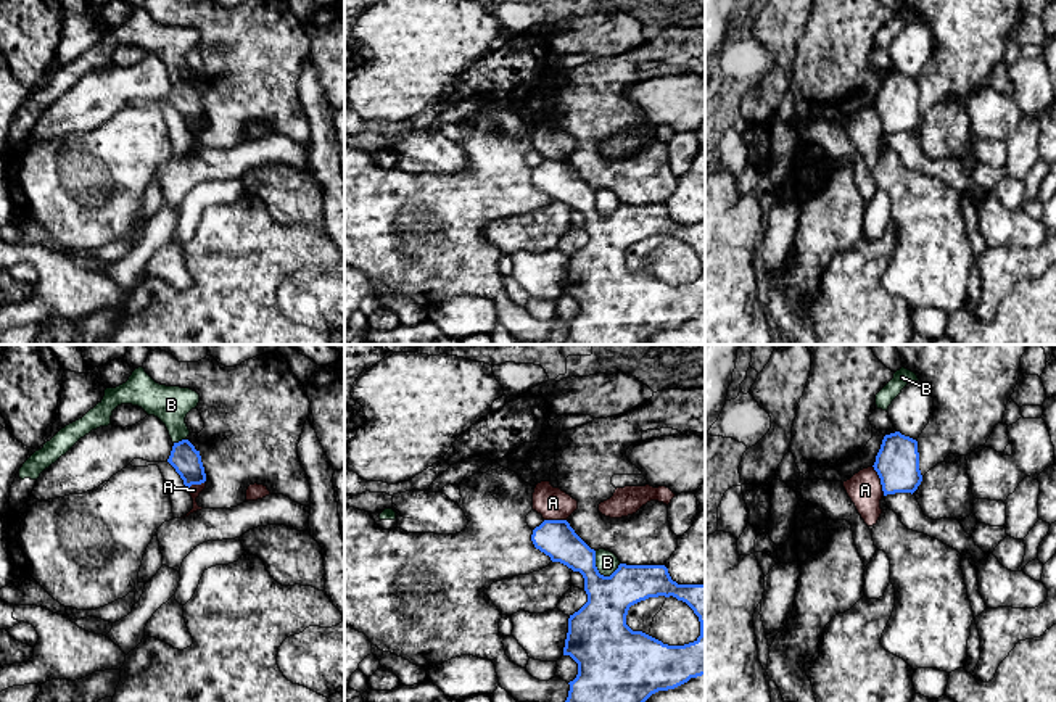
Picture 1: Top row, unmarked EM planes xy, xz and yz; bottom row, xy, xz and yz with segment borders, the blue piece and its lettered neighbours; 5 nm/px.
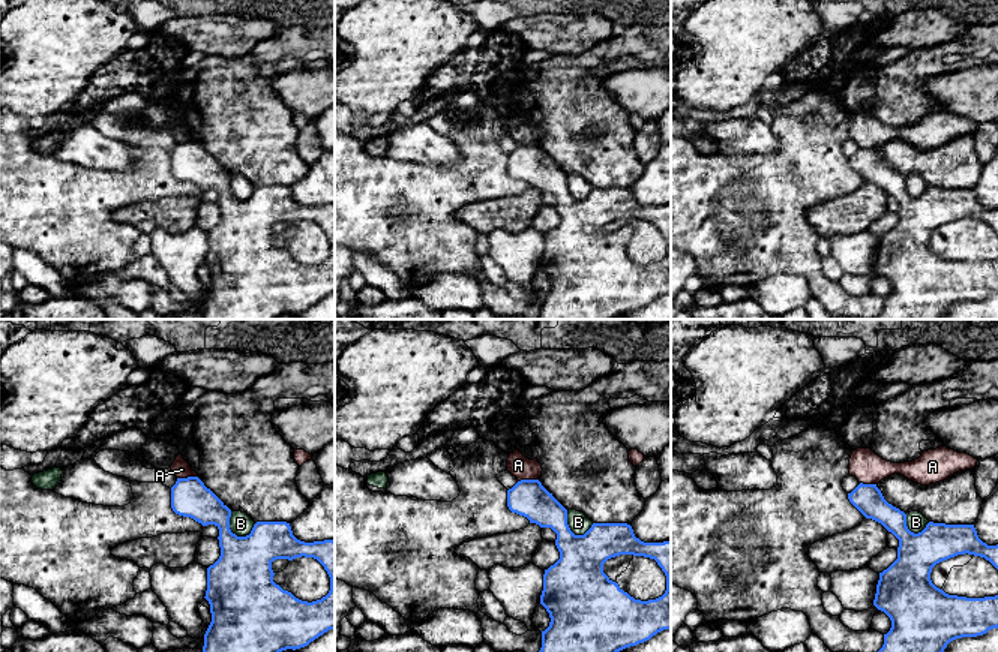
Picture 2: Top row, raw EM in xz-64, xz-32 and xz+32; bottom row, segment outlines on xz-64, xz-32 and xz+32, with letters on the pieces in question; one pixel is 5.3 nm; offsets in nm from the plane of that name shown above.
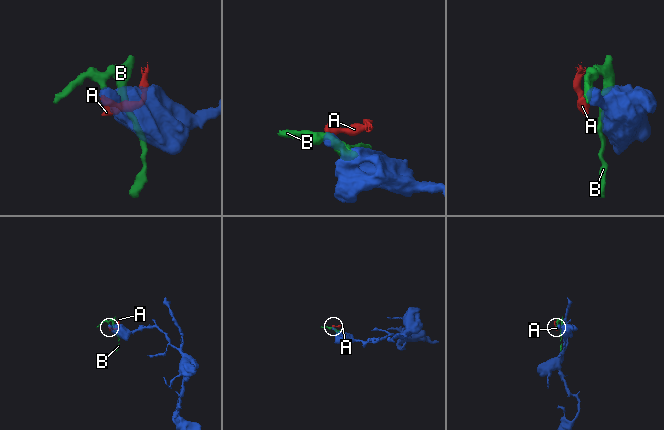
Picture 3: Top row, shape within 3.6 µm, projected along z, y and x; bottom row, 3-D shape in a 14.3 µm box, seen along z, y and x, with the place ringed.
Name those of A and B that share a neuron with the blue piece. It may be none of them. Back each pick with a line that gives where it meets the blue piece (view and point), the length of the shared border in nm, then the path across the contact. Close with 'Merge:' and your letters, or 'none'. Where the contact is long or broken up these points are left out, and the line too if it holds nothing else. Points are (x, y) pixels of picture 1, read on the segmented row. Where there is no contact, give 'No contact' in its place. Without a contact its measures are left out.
Merge: none

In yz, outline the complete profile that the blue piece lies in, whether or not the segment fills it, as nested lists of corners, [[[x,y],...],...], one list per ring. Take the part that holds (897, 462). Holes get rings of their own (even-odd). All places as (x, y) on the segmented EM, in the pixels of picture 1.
[[[900,432],[884,436],[872,467],[881,478],[884,496],[913,494],[922,481],[918,441]]]

